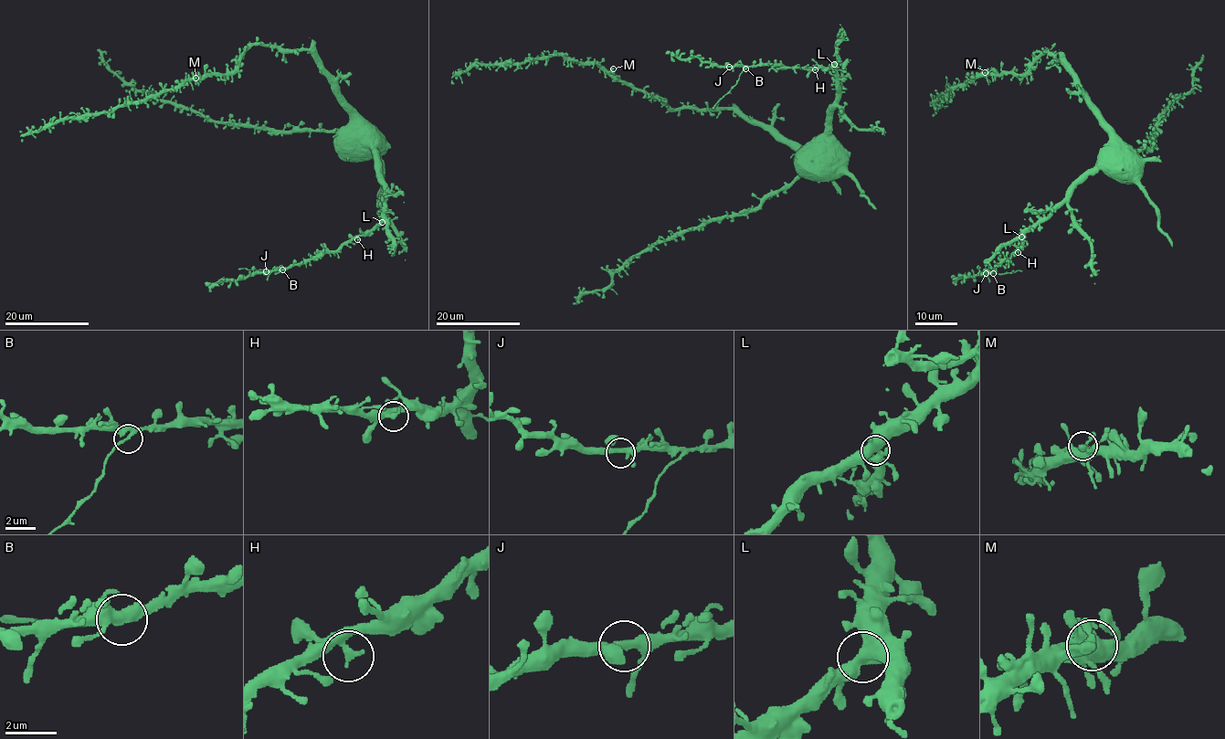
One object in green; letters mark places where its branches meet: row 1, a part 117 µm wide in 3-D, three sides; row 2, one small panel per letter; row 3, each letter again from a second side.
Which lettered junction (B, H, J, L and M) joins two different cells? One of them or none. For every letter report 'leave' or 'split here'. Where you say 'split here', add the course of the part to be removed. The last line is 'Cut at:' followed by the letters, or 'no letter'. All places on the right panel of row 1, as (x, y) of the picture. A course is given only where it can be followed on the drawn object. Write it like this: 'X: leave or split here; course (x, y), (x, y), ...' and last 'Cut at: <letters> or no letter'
B: split here; course (993, 273), (1021, 271)
H: leave
J: leave
L: leave
M: leave
Cut at: B

